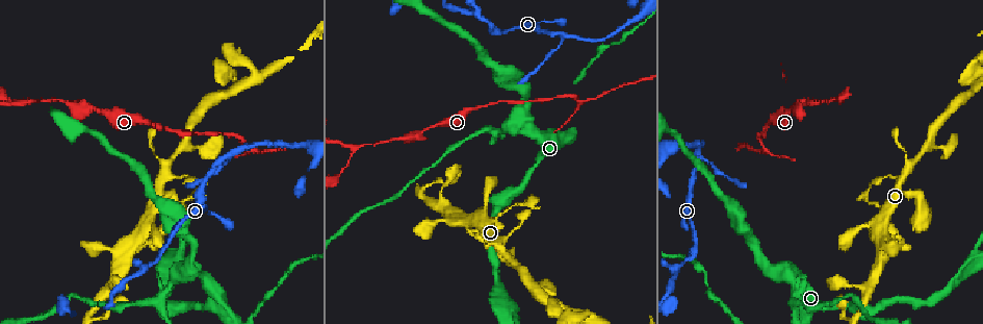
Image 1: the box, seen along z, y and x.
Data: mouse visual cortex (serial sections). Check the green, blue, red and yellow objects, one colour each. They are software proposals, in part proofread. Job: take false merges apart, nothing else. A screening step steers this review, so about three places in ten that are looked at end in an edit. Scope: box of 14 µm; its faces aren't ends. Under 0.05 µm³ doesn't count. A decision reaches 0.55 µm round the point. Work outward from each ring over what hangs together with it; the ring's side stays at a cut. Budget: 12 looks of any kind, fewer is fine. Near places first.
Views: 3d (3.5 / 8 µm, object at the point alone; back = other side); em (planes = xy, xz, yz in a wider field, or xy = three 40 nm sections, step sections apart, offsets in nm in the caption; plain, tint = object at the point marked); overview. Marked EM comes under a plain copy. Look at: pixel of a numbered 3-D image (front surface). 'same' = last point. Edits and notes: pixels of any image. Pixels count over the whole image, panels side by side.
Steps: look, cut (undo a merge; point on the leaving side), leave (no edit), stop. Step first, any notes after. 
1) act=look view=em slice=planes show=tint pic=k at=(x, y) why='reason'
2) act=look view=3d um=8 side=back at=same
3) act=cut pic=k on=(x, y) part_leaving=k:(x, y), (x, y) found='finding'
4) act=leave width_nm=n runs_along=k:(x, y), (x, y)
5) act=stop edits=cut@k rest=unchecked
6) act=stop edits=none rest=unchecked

act=look view=3d um=3.5 pic=1 at=(765, 148) why='sharp bend'

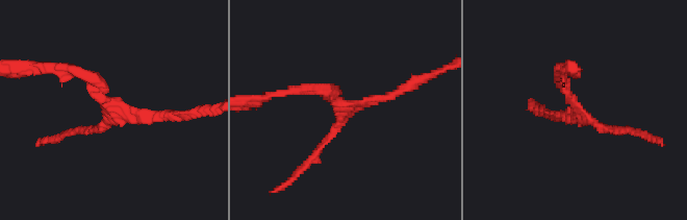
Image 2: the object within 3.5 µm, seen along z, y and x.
act=look view=em slice=xy step=1 show=tint pic=2 at=(351, 110) why='need the tissue'

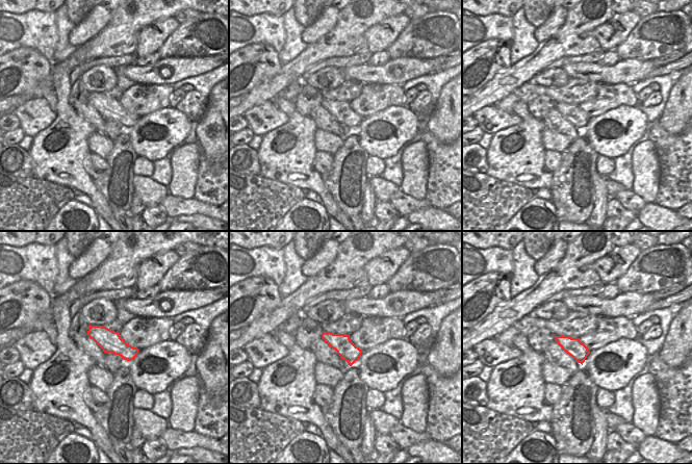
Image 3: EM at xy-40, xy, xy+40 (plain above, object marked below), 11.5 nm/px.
act=look view=em slice=planes show=tint at=same why='cut it another way'

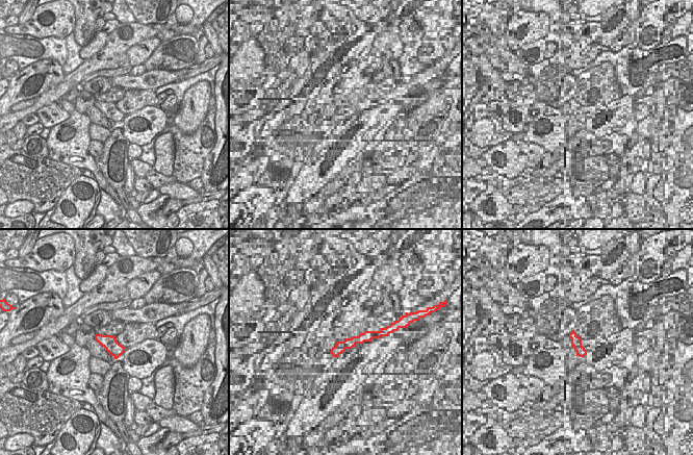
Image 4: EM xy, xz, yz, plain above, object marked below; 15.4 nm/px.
act=leave width_nm=240 runs_along=2:(75, 73), (117, 115), (187, 115) found='all the same cell'

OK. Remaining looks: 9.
act=look view=3d um=8 pic=1 at=(809, 102) why='side arm on a straight run'

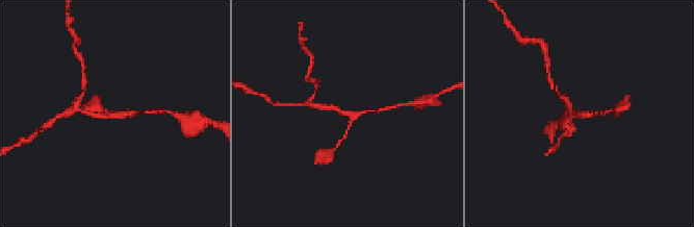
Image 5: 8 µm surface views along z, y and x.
act=look view=3d um=3.5 pic=5 at=(354, 117) why='closer look'

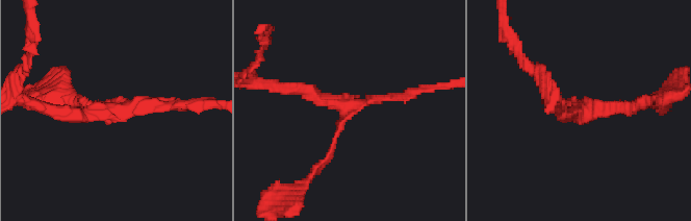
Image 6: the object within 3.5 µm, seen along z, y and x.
act=look view=em slice=xy step=5 show=tint pic=6 at=(112, 110) arms=3 arm_widths_nm=100,150,200

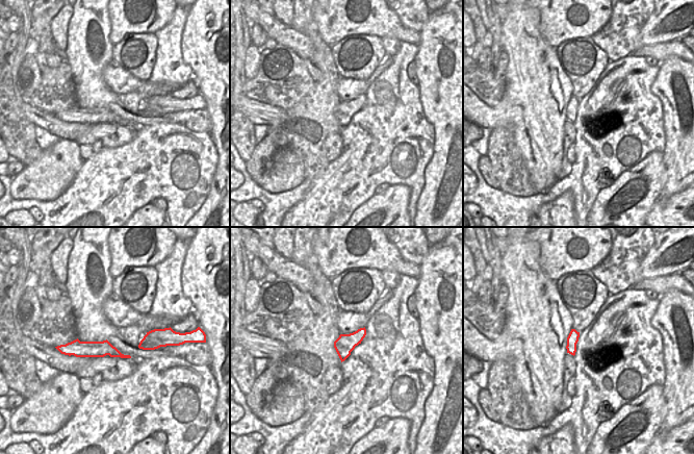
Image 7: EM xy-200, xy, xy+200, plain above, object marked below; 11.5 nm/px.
act=leave runs_along=6:(413, 94), (349, 104), (330, 155), (317, 166) found='all the same cell'

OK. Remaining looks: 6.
act=look view=3d um=3.5 side=back pic=1 at=(906, 158) why='calibre changes'

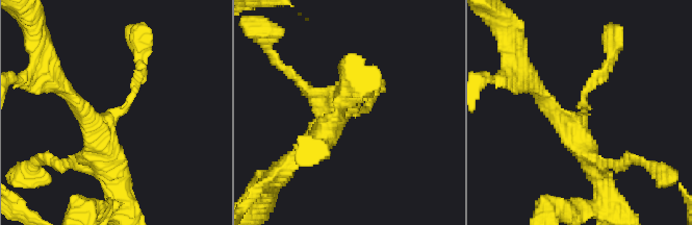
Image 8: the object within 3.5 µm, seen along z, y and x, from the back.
act=look view=em slice=xy step=3 show=tint pic=8 at=(118, 110) why='need the tissue'

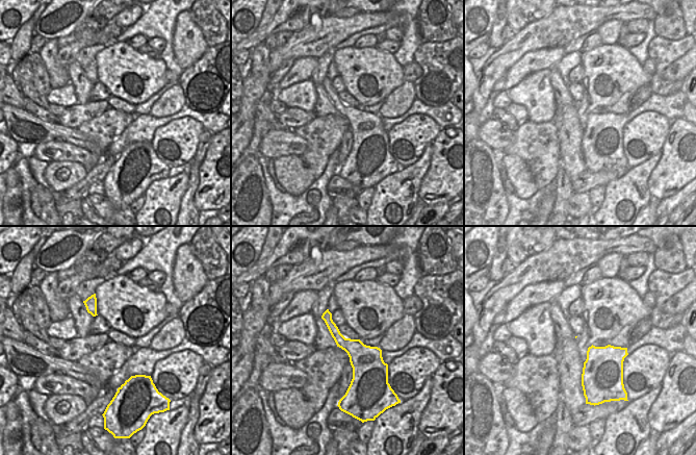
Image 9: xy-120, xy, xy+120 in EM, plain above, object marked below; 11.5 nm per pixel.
act=leave runs_along=8:(109, 166), (100, 133), (132, 98), (142, 56) found='one cell here'

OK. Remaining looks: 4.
act=look view=3d um=8 pic=1 at=(254, 69) why='three-way junction'

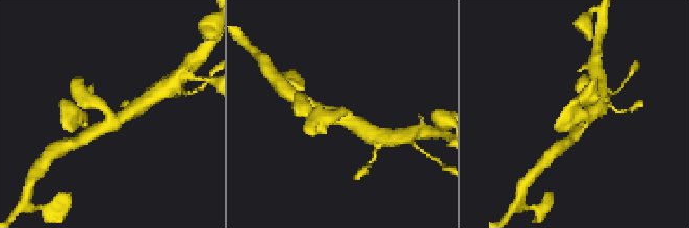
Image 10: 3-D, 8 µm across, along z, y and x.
act=look view=3d um=3.5 pic=10 at=(343, 113) why='zoom in'

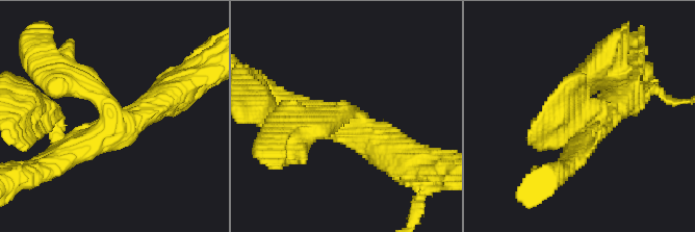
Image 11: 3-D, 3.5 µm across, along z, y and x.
act=look view=em slice=planes show=tint pic=11 at=(341, 111) why='need the tissue'

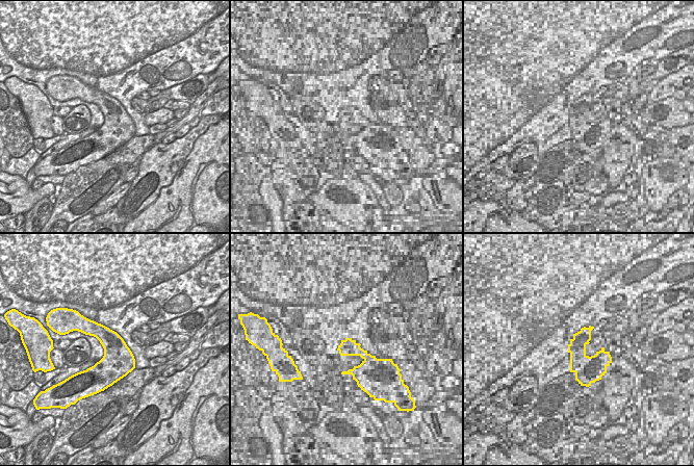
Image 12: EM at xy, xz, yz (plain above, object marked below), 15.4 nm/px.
act=leave arm_widths_nm=350,400,400 runs_along=11:(577, 149), (574, 104), (598, 69) found='continuous, no second cell'

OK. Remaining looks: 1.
act=stop edits=none rest=unchecked

